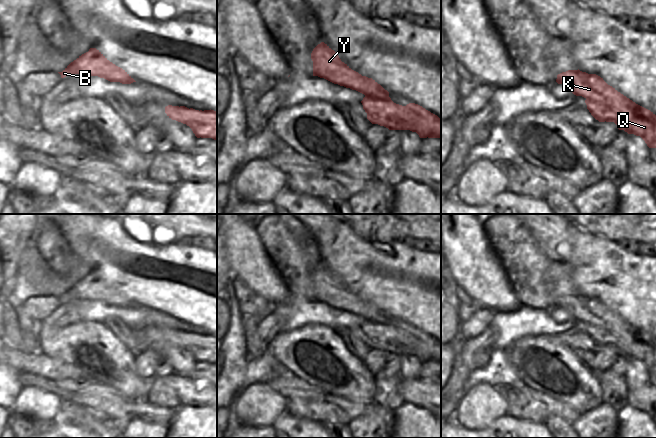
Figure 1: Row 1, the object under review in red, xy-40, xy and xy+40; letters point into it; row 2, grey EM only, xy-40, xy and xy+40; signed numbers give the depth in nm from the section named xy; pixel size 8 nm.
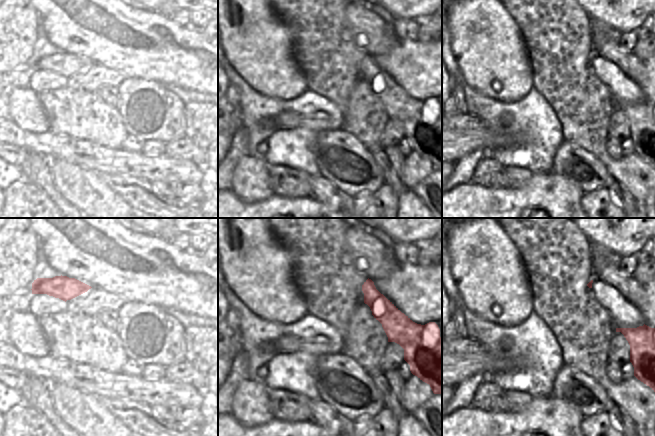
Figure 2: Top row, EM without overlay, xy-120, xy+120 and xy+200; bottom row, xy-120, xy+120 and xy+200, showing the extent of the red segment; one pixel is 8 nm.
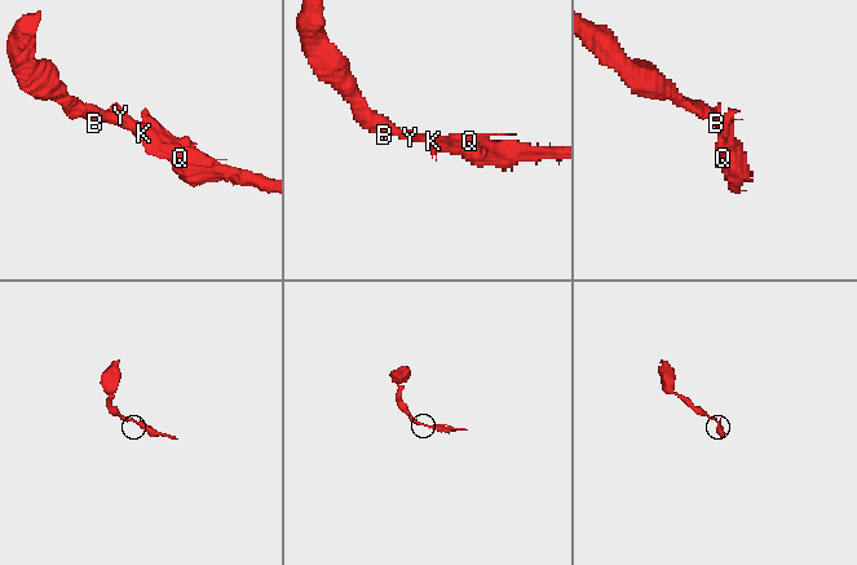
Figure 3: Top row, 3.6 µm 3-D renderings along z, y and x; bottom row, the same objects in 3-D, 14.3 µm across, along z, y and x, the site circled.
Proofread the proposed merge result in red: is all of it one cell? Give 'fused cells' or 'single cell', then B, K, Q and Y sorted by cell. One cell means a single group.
fused cells; groups B K Y / Q

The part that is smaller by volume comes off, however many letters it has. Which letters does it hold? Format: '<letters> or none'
Q

